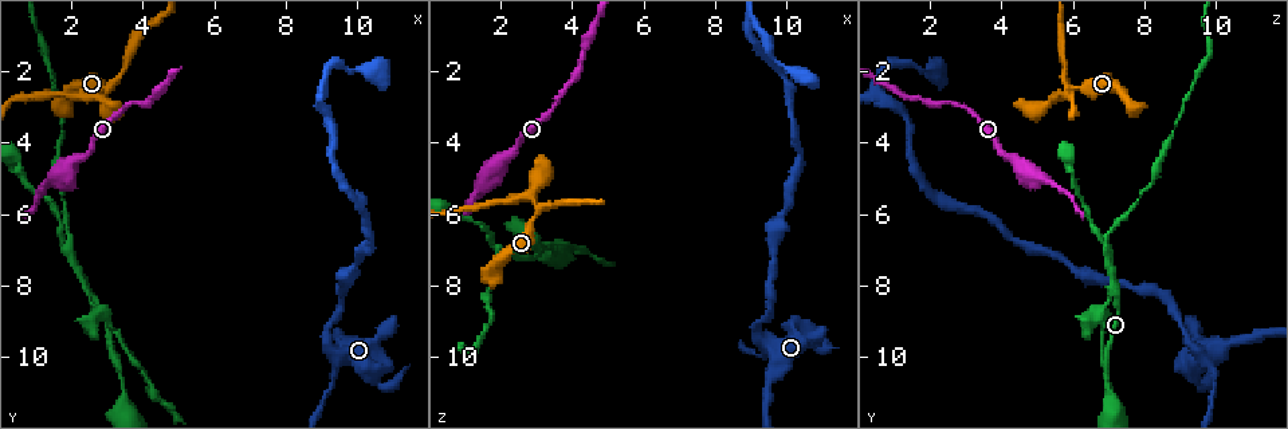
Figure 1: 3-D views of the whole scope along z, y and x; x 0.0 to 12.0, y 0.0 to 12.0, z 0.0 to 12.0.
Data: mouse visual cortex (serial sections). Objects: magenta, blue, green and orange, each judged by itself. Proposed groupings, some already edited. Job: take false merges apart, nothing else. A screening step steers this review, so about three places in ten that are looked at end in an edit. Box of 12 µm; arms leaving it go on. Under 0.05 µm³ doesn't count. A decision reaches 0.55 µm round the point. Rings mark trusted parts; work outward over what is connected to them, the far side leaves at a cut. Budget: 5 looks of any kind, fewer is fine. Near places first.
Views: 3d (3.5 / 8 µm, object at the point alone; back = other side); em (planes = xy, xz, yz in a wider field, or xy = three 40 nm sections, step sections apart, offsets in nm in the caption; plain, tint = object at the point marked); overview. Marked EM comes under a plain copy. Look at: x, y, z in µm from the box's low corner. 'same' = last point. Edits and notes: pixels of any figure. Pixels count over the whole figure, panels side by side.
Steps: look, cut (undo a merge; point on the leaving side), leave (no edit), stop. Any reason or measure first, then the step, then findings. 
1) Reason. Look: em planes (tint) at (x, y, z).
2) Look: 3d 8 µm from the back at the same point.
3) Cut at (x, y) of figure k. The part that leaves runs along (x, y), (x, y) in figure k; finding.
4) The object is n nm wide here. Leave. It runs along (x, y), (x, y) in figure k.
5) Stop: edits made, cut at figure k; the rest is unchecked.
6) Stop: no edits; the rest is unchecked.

Three-way junction. Look: 3d 3.5 µm at (2.1, 7.0, 7.0).

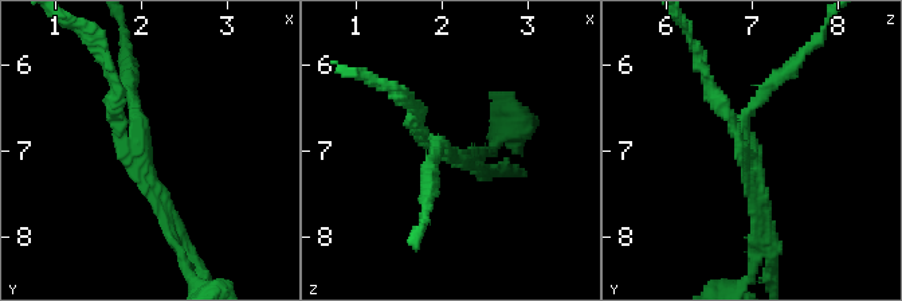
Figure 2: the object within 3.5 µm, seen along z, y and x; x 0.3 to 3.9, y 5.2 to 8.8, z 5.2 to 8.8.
Need the tissue. Look: em xy step 1 (tint) at (1.95, 7.05, 6.95).

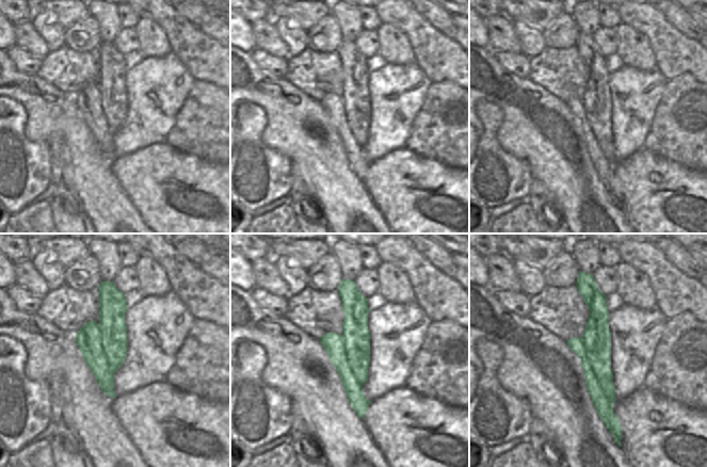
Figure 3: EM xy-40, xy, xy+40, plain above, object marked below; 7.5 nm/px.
Look: em xy step 5 (tint) at the same point.

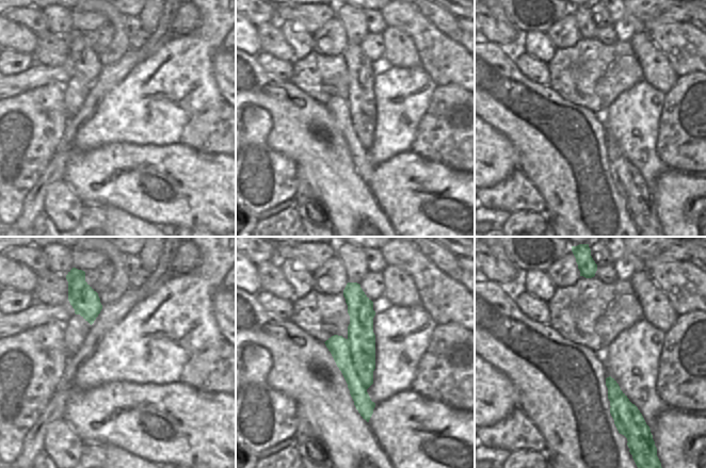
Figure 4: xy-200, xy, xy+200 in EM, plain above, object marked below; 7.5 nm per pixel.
The arms are 150, 200, 200 nm wide. Cut at (516, 139) of figure 2. A second cell is stuck on.

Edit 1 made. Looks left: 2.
Look: overview.

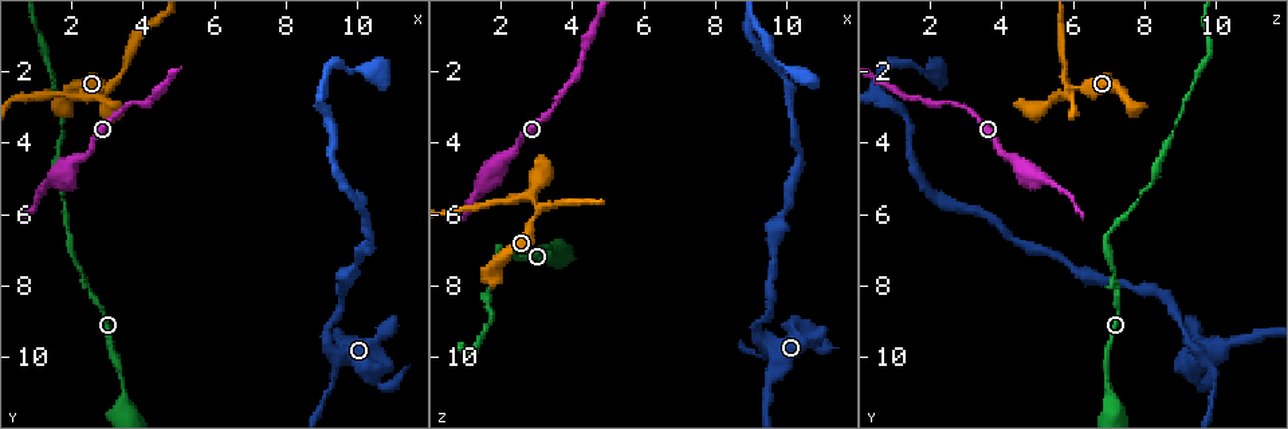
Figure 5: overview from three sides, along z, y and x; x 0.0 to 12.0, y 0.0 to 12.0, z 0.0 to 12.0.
Abrupt turn. Look: 3d 3.5 µm at (3.0, 2.4, 6.0).

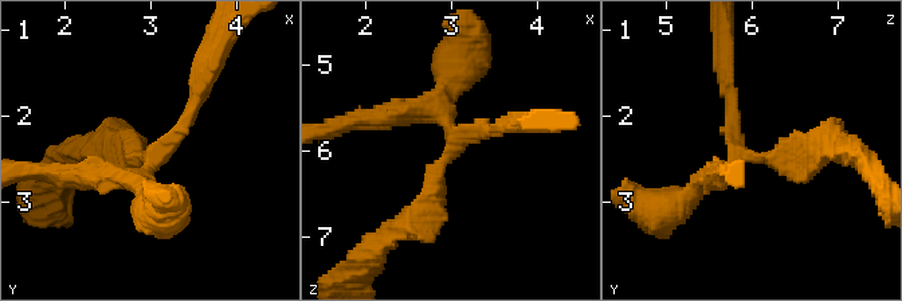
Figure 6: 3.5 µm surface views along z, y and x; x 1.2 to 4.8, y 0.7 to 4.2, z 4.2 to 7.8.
Leave. Continuous, no second cell.

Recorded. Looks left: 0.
Stop: edits made, cut at figure 2; the rest is unchecked.

